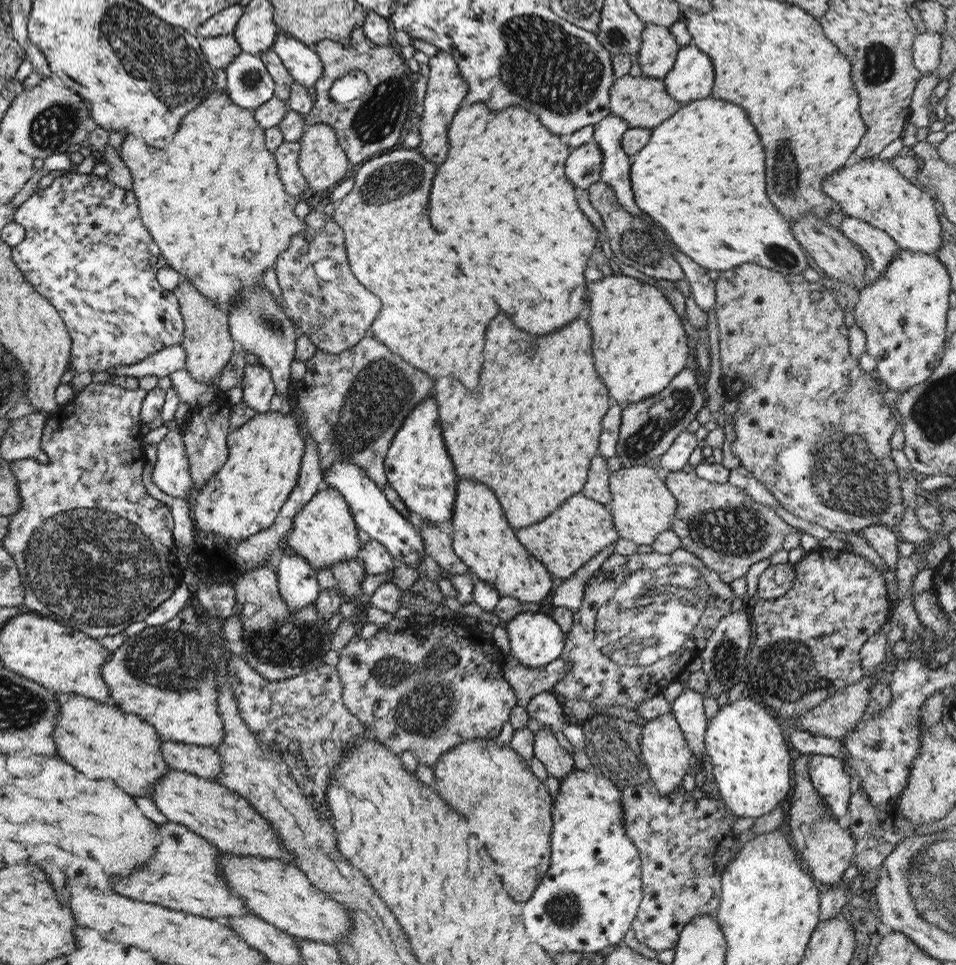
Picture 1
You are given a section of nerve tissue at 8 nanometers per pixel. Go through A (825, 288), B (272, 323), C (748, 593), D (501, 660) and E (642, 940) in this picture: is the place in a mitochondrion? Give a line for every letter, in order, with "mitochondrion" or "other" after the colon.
A: other
B: mitochondrion
C: other
D: other
E: other

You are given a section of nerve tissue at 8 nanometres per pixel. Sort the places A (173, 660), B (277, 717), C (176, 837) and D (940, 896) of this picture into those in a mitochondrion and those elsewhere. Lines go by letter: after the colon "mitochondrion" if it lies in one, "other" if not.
A: mitochondrion
B: other
C: other
D: mitochondrion

